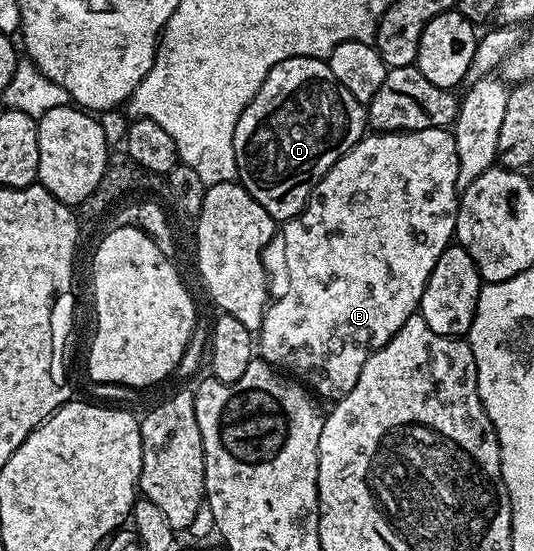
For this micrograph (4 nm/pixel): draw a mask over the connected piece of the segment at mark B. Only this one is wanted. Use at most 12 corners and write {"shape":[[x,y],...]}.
{"shape":[[449,128],[363,136],[281,226],[261,360],[333,403],[455,240]]}

